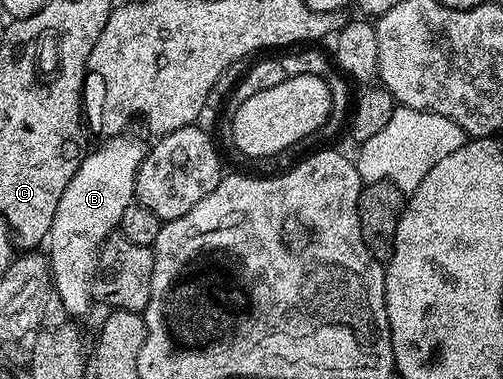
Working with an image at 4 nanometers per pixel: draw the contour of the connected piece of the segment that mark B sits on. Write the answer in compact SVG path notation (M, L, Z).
M138 136L130 140L108 138L95 151L84 153L83 163L77 168L73 180L57 200L57 212L45 254L51 263L53 292L61 298L65 312L72 319L91 310L93 283L97 277L99 250L116 233L125 208L135 202L135 181L148 147Z

